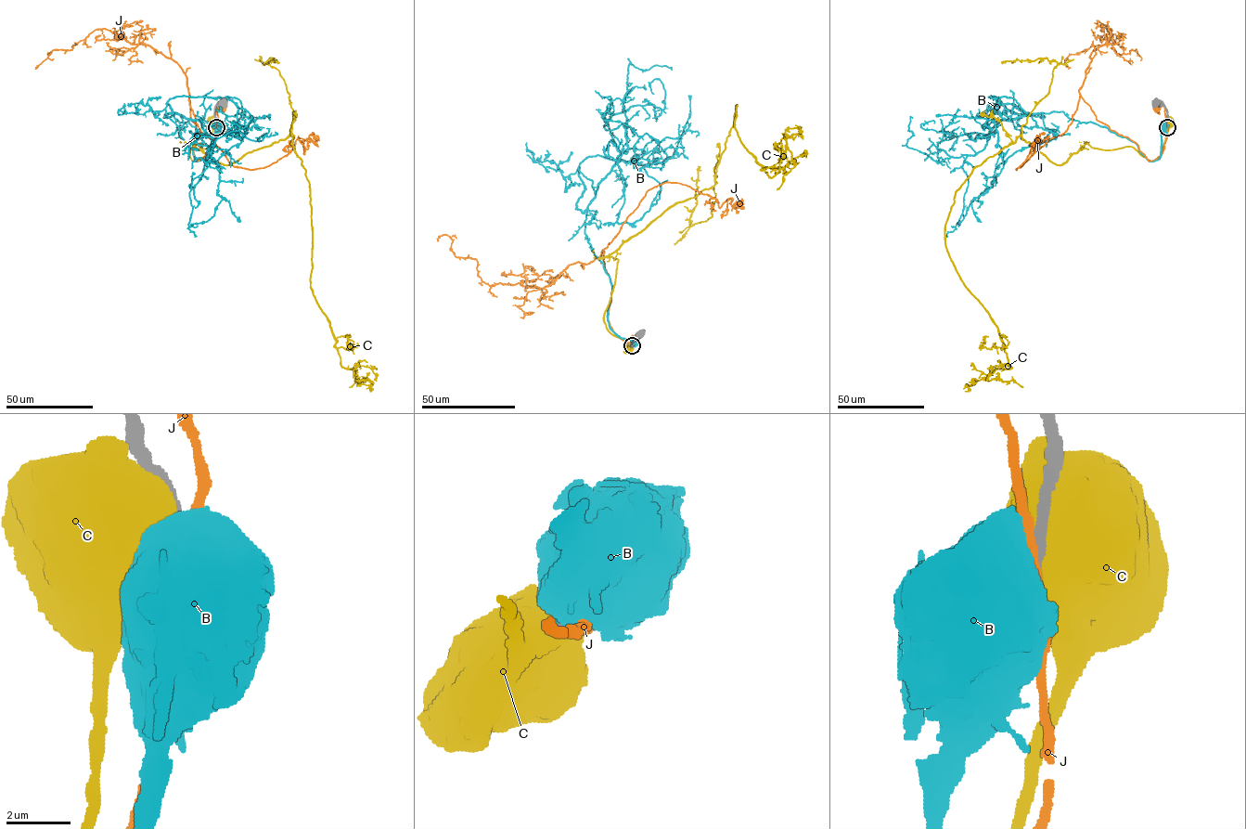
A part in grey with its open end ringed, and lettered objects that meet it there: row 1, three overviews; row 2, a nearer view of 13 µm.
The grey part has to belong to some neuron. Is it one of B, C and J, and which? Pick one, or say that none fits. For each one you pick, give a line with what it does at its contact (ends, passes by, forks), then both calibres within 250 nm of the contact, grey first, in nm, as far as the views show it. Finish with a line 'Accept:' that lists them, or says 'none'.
Accept: none

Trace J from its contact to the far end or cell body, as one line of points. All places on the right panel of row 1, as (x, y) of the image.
J: (1167, 124), (1164, 108), (1157, 108)

